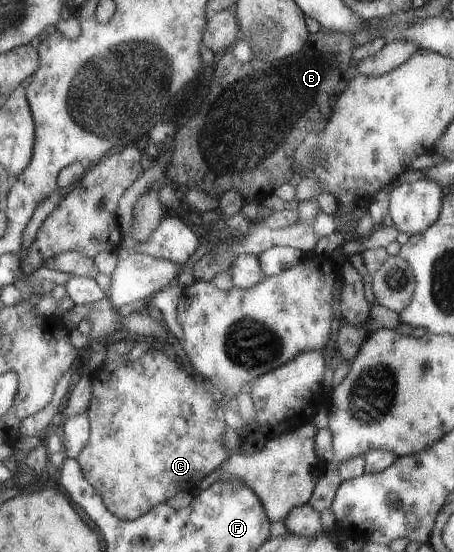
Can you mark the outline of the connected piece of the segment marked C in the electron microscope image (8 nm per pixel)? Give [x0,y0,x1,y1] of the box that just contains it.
[76,342,230,520]

